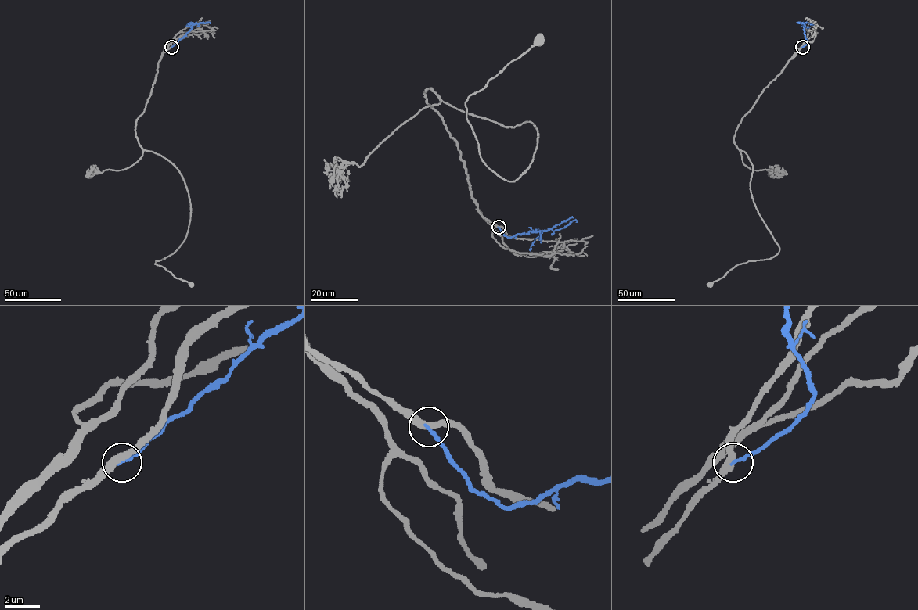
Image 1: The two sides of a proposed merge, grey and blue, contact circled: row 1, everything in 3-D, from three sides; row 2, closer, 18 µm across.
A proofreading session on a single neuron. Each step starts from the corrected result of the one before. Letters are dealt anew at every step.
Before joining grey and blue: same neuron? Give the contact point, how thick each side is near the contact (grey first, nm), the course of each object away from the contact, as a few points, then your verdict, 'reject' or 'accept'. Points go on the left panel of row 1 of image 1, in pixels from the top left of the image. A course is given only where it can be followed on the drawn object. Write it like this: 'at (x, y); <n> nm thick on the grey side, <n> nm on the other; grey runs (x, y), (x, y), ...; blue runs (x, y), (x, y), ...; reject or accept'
at (171, 47); 400 nm thick on the grey side, 200 nm on the other; grey runs (171, 47), (159, 61), (135, 134), (184, 181), (186, 235), (155, 263), (192, 285); blue runs (171, 47), (194, 24), (210, 23); reject

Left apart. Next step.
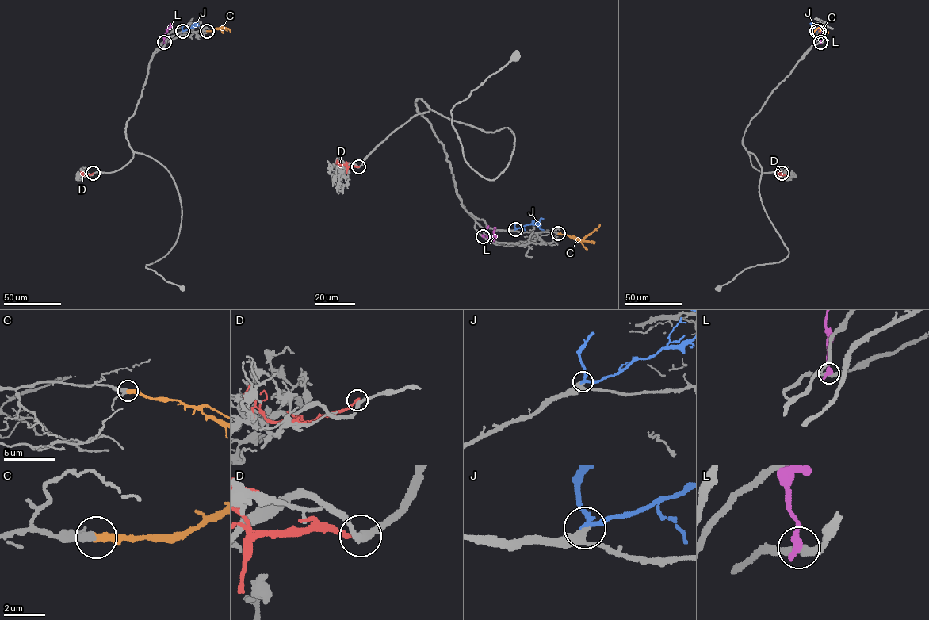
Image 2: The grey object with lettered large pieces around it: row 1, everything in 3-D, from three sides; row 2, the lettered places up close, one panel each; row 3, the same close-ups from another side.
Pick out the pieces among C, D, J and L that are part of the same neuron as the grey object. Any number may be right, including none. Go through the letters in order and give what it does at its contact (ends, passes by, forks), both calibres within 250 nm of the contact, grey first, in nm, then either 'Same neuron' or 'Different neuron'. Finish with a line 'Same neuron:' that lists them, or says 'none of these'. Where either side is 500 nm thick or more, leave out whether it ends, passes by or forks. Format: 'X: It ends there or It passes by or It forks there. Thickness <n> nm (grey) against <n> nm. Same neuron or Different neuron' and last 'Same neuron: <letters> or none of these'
C: It ends there. Thickness 280 nm (grey) against 400 nm. Same neuron
D: It ends there. Thickness 340 nm (grey) against 240 nm. Different neuron
J: It passes by. Thickness 300 nm (grey) against 220 nm. Same neuron
L: It ends there. Thickness 300 nm (grey) against 400 nm. Different neuron
Same neuron: C, J

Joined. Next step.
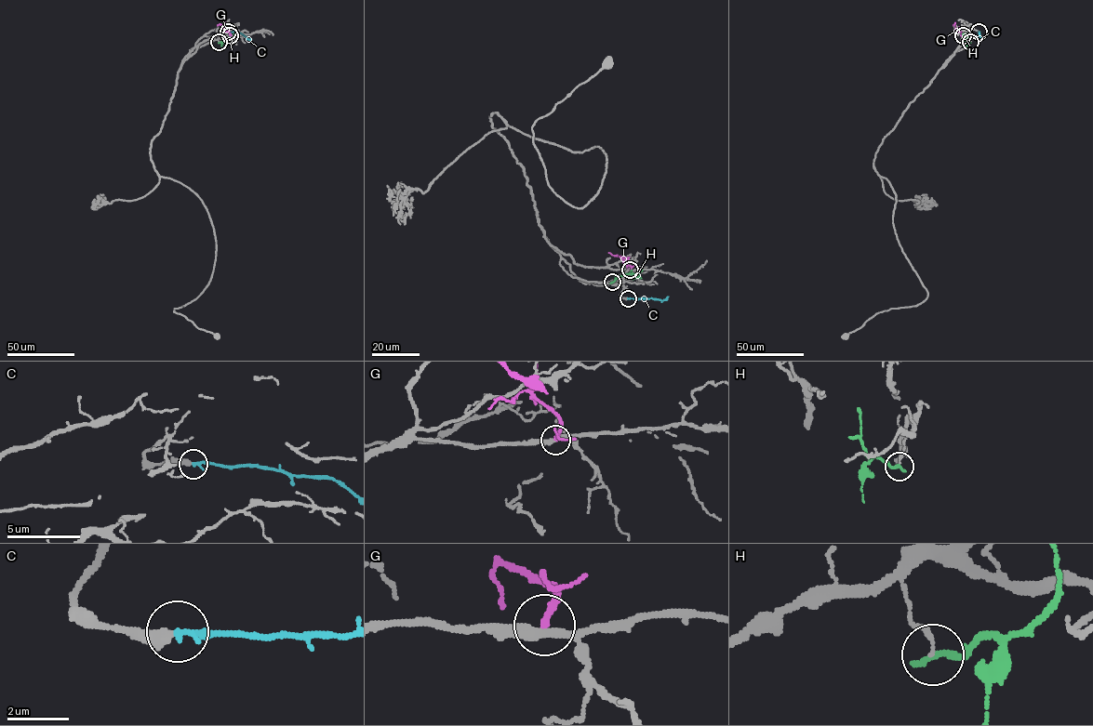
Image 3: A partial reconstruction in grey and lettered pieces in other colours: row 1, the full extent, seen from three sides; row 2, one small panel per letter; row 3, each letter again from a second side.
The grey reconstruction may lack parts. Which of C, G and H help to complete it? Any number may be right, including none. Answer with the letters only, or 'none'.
C

